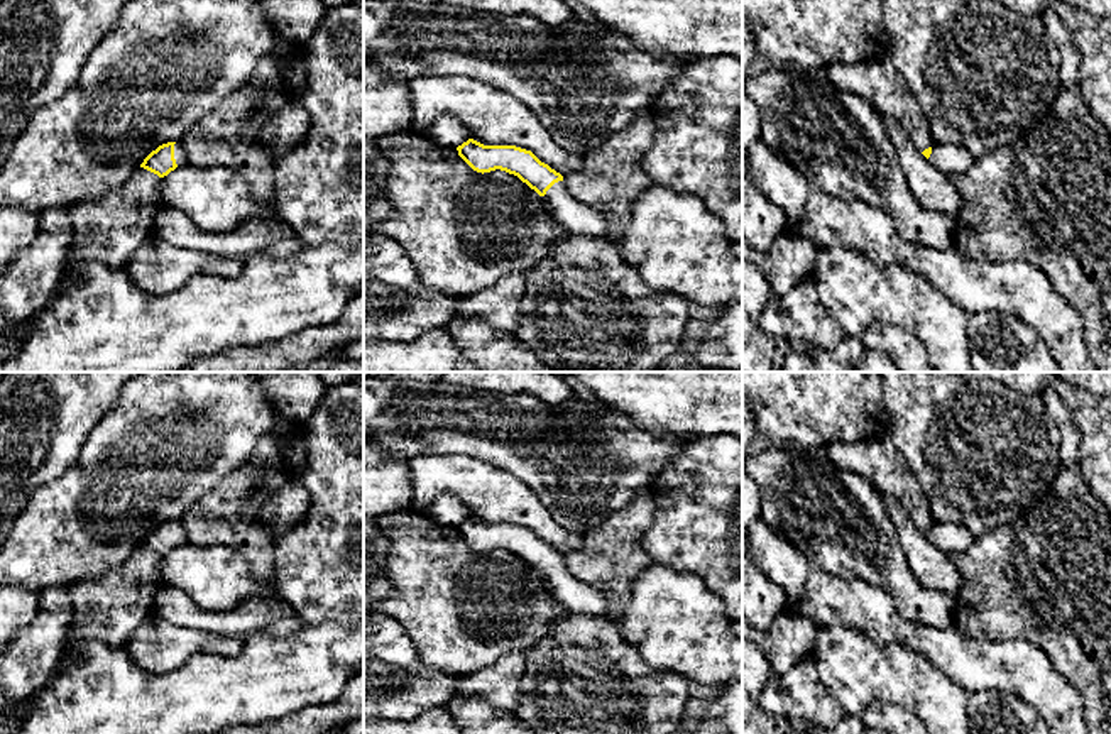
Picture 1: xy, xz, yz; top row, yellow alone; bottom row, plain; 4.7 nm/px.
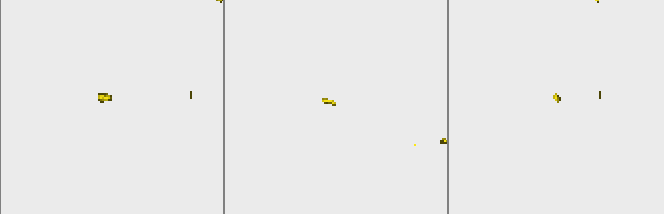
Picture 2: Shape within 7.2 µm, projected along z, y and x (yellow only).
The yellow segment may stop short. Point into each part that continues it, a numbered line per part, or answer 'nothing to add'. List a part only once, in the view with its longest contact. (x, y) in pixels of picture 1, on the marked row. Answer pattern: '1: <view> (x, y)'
1: xy (180, 154)

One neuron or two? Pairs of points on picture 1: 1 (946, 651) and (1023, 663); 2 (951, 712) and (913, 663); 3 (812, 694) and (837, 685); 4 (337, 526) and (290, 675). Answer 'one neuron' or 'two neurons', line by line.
1: one neuron
2: one neuron
3: two neurons
4: two neurons

